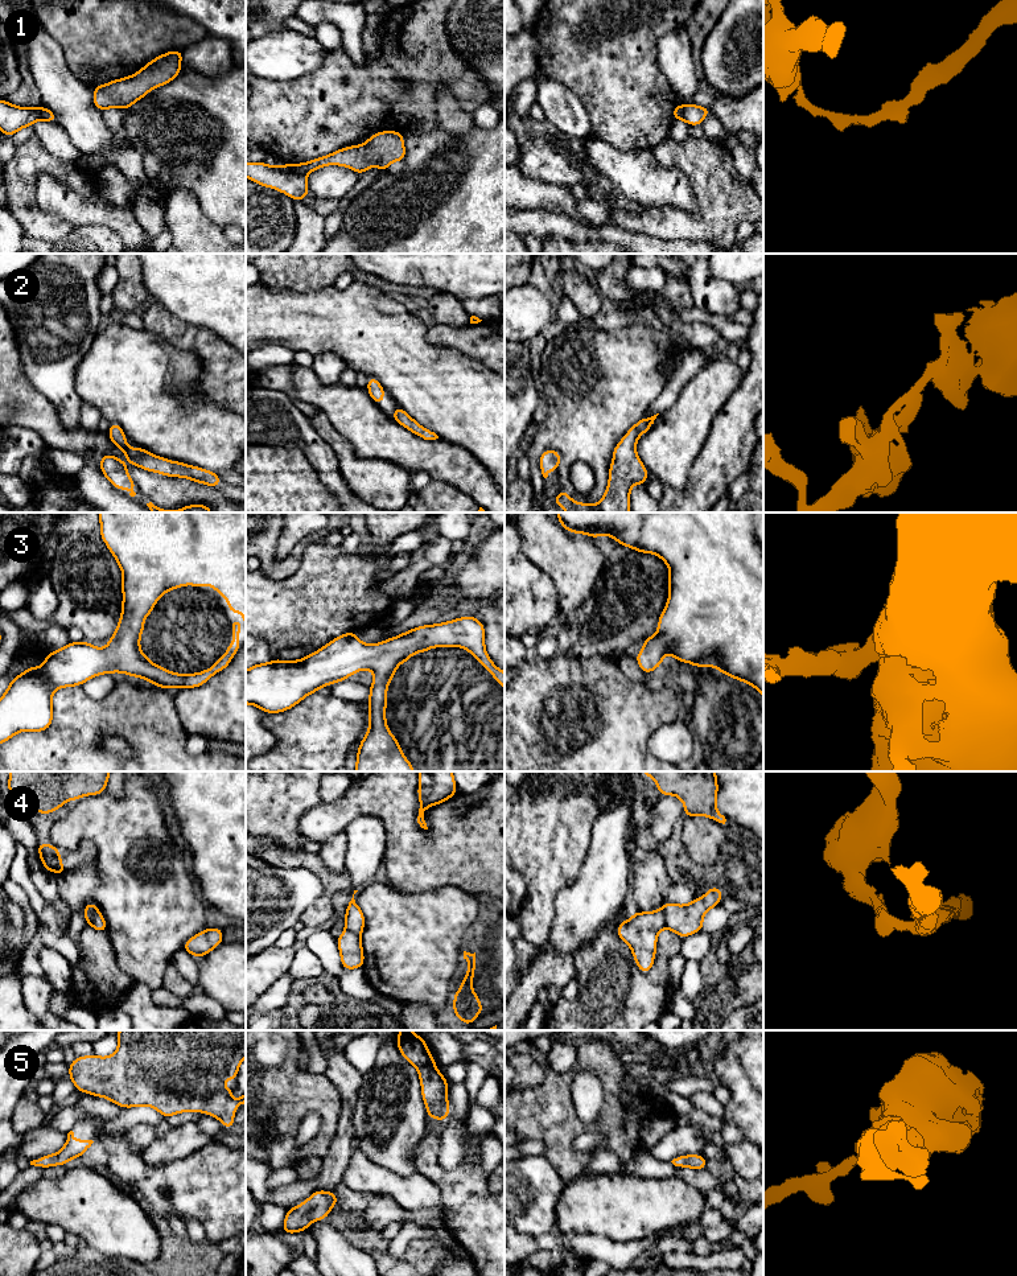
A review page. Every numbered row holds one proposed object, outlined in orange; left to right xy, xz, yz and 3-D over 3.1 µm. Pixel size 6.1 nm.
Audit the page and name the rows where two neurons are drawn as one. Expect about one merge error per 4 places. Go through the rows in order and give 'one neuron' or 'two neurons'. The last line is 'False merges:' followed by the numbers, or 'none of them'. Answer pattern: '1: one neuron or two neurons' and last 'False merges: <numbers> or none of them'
1: two neurons
2: one neuron
3: one neuron
4: two neurons
5: one neuron
False merges: 1, 4

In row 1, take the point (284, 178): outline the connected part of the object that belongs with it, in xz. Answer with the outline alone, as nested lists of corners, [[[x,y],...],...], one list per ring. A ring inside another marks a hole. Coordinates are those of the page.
[[[264,161],[246,162],[246,177],[262,186],[276,189],[296,202],[309,194],[305,176],[296,173],[289,164],[271,166]]]

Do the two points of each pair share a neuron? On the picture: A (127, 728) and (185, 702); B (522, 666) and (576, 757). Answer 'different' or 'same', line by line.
A: different
B: same

